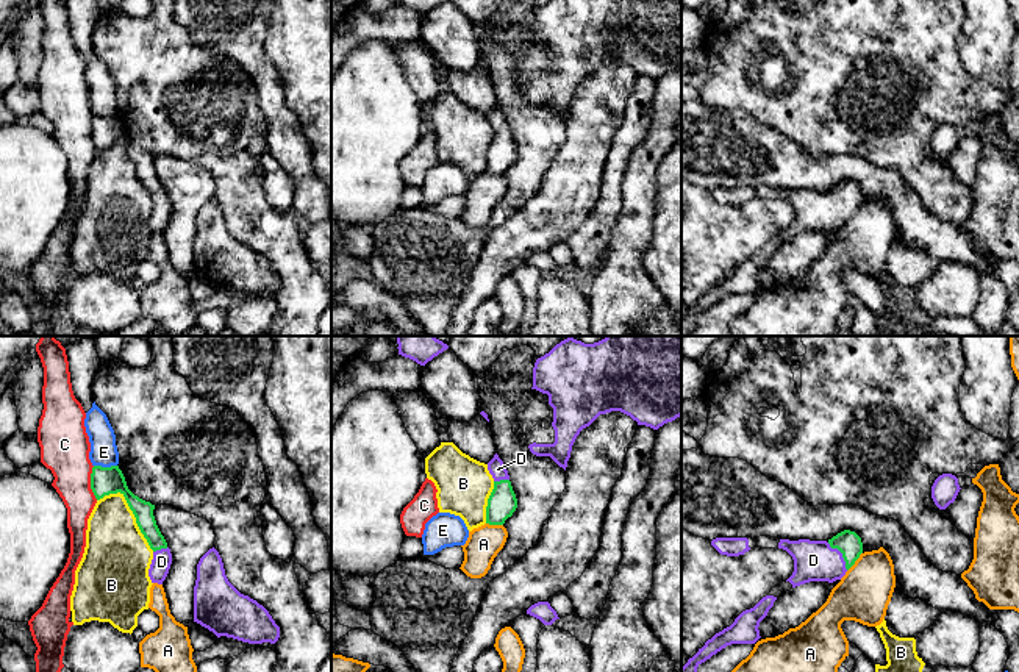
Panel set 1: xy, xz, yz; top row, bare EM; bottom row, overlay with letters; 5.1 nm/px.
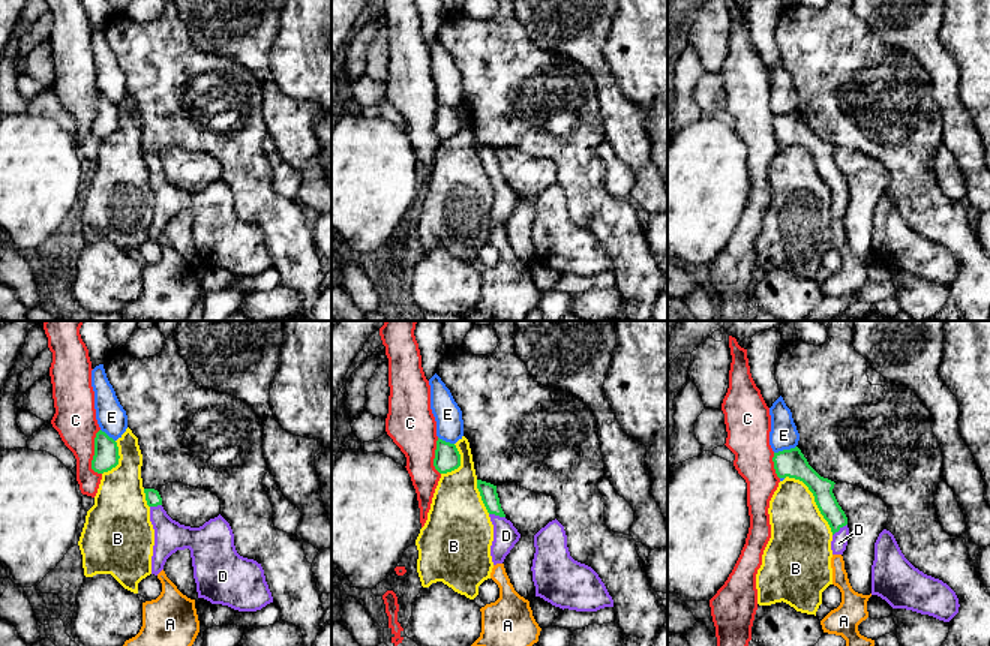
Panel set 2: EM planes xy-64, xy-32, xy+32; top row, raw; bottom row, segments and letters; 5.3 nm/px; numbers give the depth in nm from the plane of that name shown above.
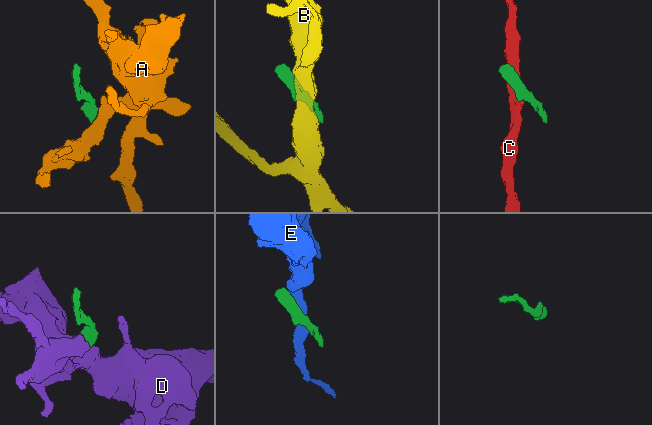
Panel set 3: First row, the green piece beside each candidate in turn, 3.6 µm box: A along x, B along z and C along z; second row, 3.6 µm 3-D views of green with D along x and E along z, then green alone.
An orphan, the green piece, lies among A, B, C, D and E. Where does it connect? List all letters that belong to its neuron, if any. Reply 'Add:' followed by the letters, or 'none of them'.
Add: D

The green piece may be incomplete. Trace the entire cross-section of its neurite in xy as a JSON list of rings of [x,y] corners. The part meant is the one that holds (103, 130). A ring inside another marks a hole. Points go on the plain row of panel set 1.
[[[94,116],[91,123],[91,139],[97,150],[117,142],[120,142],[125,147],[130,159],[136,167],[136,173],[141,183],[144,184],[150,198],[153,200],[153,209],[148,219],[148,227],[152,233],[163,234],[172,214],[172,203],[156,175],[153,166],[155,155],[139,148],[128,139],[125,127],[119,116]]]

